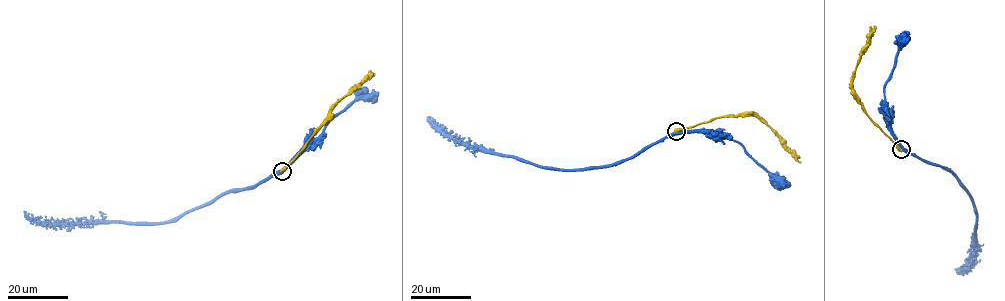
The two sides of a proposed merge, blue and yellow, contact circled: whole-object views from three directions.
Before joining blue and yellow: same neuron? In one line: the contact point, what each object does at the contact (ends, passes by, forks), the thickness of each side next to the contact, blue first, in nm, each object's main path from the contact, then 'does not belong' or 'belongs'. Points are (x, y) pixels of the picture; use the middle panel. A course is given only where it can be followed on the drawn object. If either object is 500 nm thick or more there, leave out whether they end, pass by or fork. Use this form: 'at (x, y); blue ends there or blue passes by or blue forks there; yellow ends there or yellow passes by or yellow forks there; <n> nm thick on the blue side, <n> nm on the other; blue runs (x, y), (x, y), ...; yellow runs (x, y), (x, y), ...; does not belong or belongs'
at (676, 131); 650 nm thick on the blue side, 700 nm on the other; blue runs (675, 132), (613, 163), (583, 169), (550, 169), (469, 149), (444, 133), (430, 116); yellow runs (675, 131), (720, 117), (755, 116), (774, 132), (785, 148), (800, 162); does not belong

